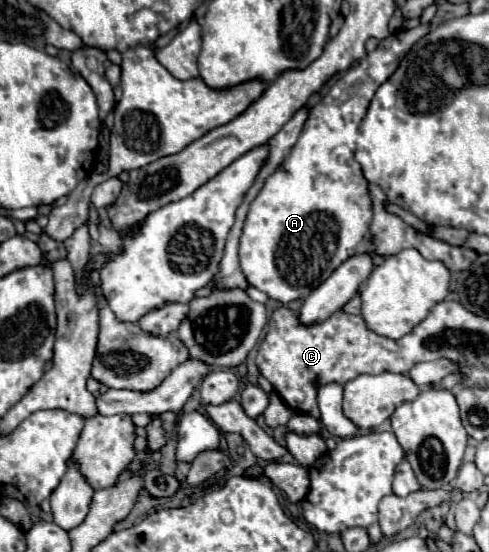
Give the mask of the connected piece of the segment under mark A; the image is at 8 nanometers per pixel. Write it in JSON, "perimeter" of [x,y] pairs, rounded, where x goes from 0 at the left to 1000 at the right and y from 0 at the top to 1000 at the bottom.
{"perimeter":[[[875,40],[785,69],[765,94],[753,94],[748,105],[691,138],[687,152],[638,196],[609,257],[511,370],[491,428],[491,486],[511,518],[589,551],[626,540],[708,467],[728,460],[728,446],[753,424],[761,402],[753,326],[720,283],[732,225],[773,156],[810,130],[822,101],[879,51]]]}

